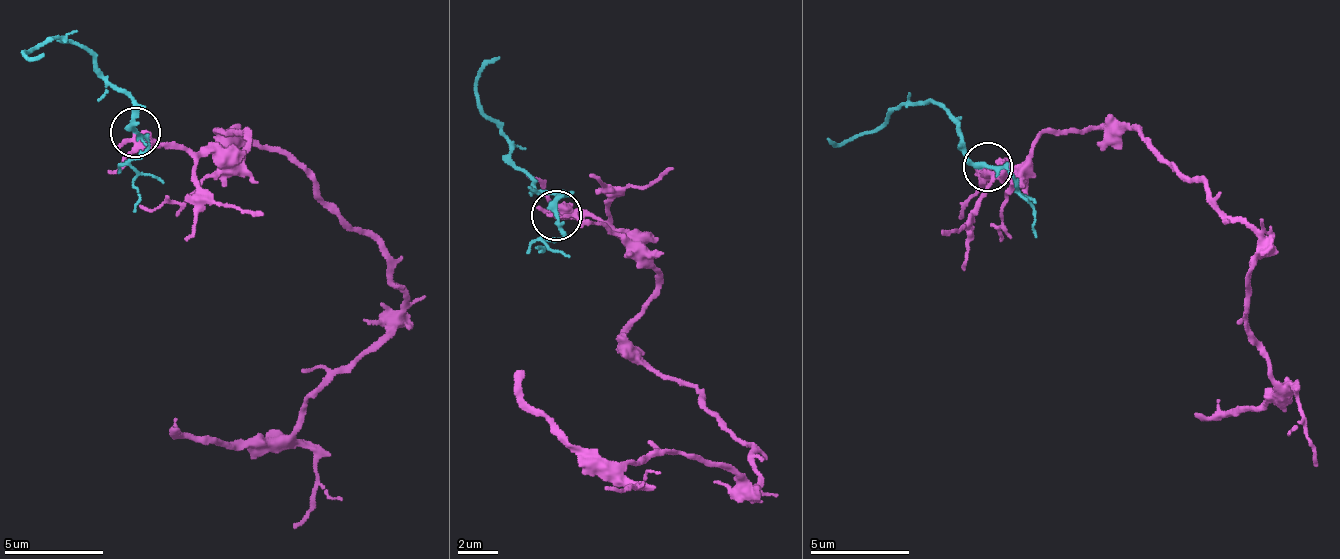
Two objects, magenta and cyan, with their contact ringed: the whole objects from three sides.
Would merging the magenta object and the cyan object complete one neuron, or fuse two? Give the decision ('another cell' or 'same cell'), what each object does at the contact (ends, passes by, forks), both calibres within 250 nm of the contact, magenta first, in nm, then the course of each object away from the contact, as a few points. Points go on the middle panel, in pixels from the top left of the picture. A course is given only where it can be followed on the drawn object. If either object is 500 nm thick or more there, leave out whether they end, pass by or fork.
another cell | magenta passes by | cyan passes by | 440/260 nm | magenta via (557, 213), (643, 256), (657, 286), (625, 338), (758, 480), (590, 463), (516, 372) | cyan via (557, 213), (561, 199), (520, 167), (501, 129), (478, 101), (478, 87), (485, 69), (501, 55)

